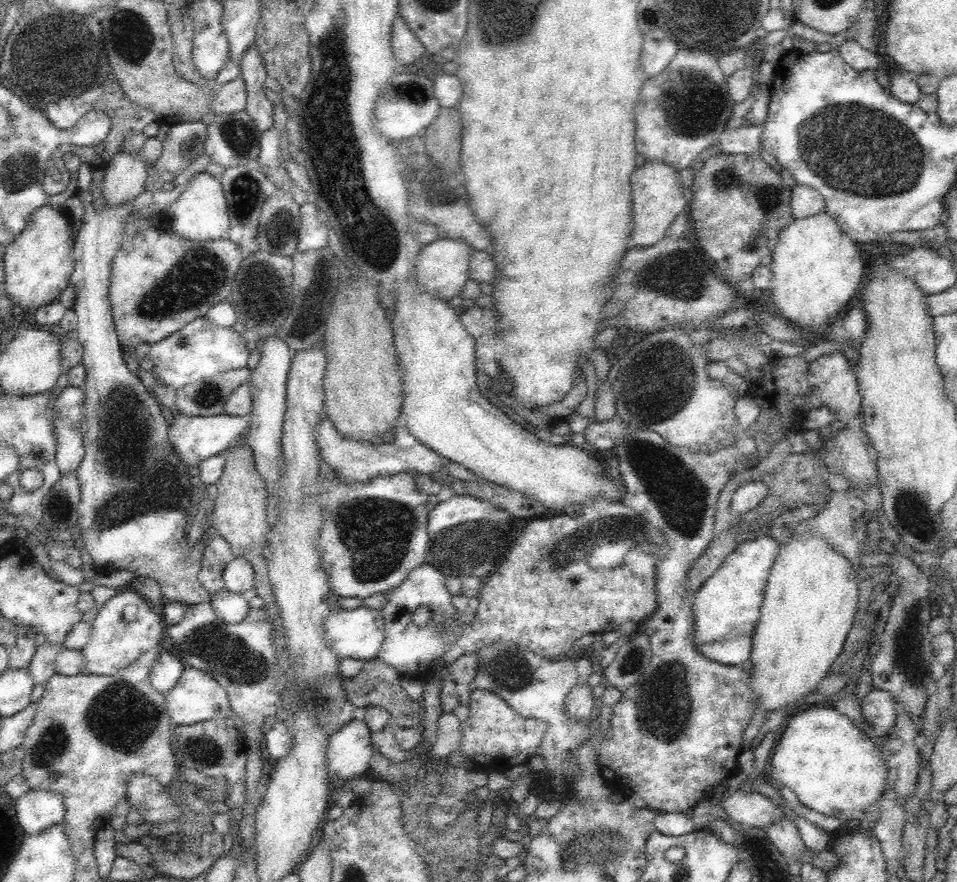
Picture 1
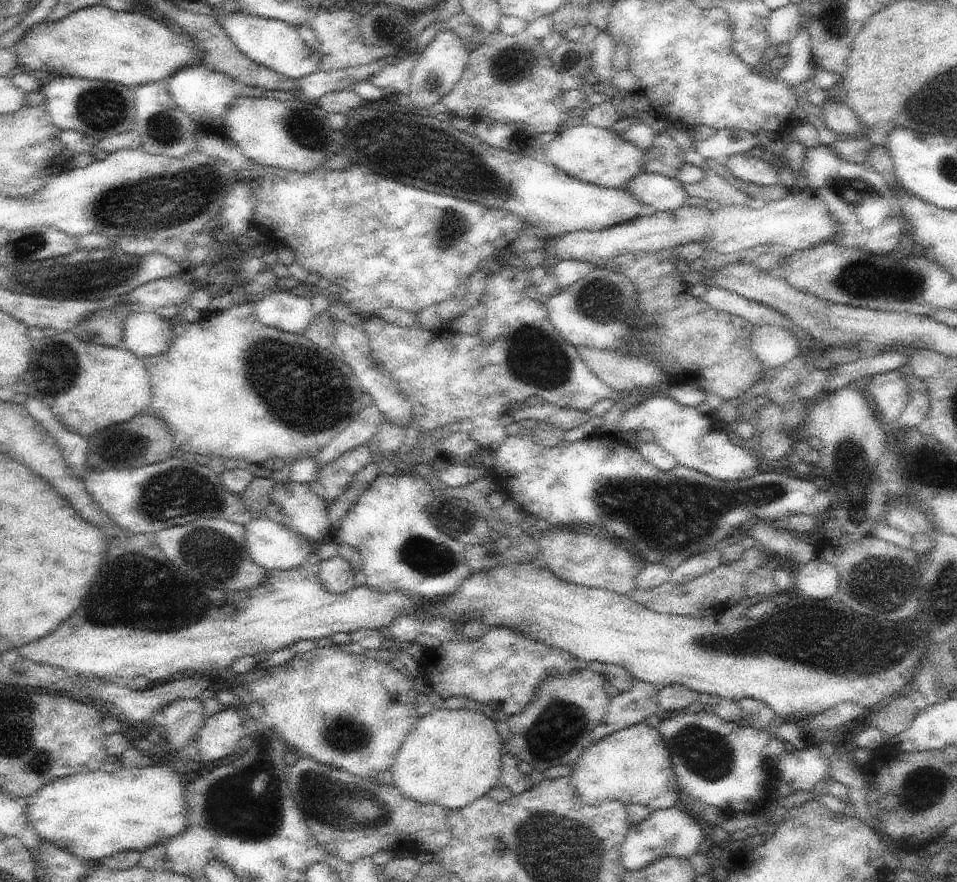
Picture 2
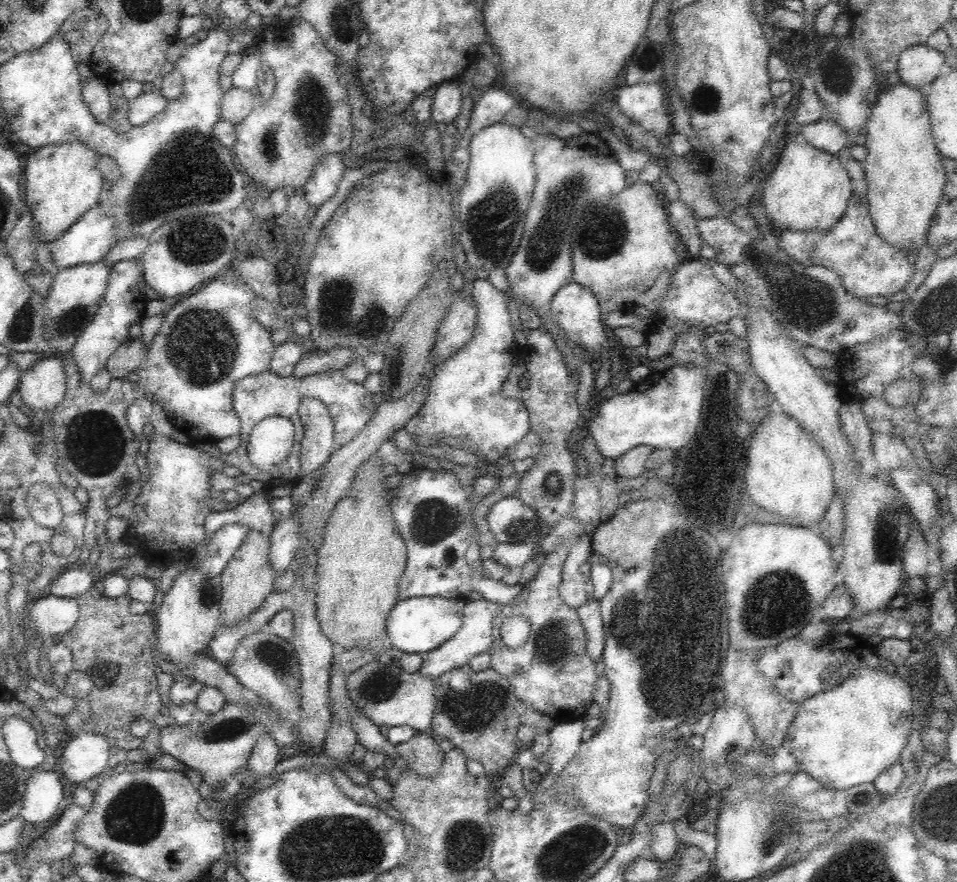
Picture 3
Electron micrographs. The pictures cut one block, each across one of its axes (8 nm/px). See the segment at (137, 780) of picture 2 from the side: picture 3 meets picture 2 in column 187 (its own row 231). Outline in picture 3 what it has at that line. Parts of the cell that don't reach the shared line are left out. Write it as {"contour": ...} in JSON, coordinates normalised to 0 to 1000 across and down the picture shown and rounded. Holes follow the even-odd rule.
{"contour":[[[832,159],[821,167],[807,200],[798,209],[796,231],[800,246],[815,261],[863,263],[884,240],[891,221],[888,198],[876,176],[869,176]]]}

